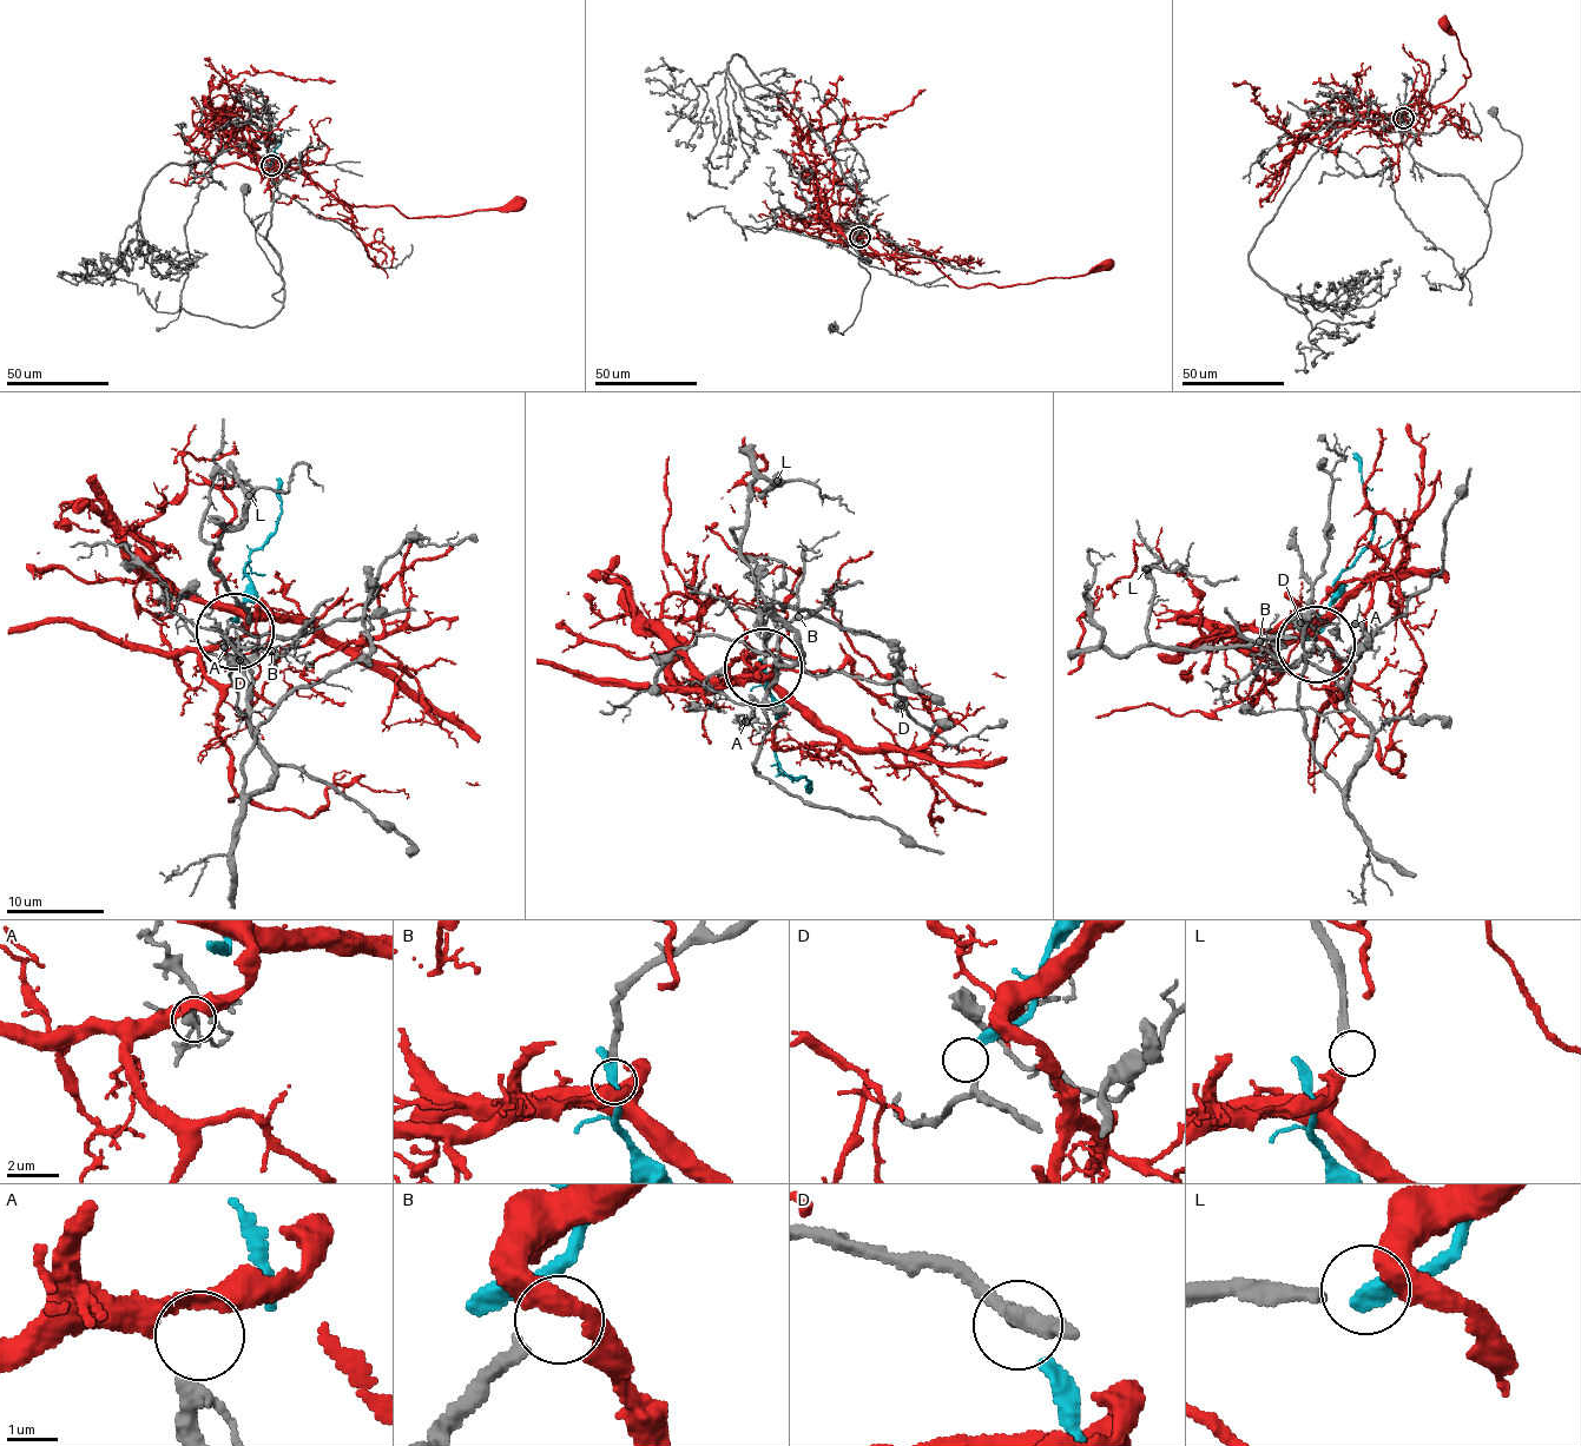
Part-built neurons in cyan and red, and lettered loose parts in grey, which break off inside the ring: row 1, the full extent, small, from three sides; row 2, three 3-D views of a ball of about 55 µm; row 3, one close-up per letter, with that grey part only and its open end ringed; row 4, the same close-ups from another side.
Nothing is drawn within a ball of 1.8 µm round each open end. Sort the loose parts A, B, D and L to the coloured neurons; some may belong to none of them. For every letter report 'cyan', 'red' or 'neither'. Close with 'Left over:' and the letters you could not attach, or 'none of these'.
A: red
B: neither
D: cyan
L: neither
Left over: B, L

